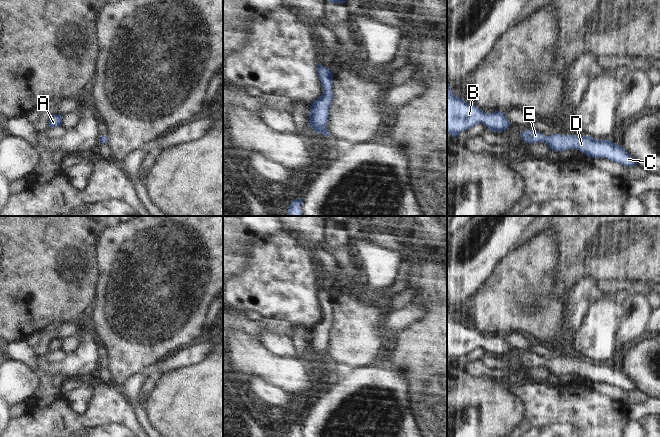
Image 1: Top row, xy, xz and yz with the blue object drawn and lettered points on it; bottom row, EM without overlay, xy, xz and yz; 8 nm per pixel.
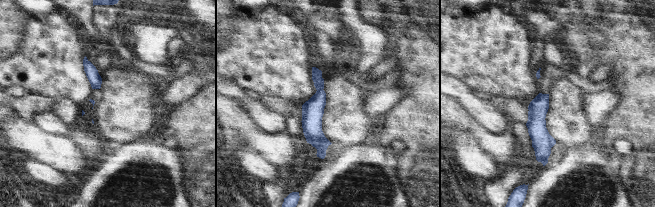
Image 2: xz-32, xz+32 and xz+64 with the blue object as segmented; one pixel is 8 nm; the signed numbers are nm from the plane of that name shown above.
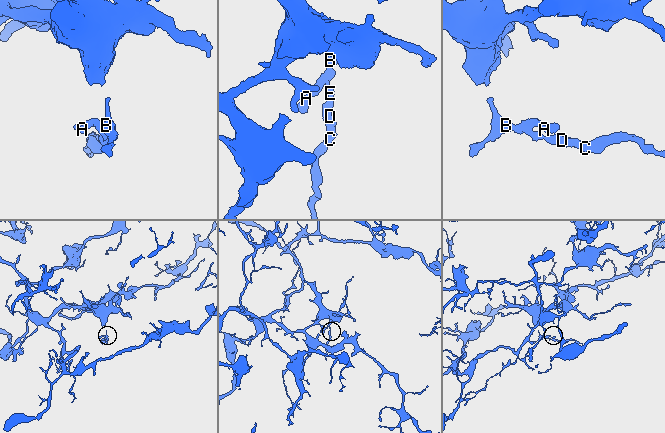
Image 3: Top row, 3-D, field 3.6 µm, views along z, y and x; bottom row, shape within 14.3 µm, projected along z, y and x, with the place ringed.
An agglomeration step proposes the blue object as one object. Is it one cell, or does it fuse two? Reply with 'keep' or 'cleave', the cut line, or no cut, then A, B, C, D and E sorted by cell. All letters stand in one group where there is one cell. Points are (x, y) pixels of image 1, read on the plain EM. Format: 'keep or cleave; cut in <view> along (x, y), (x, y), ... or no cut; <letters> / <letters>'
keep; no cut; A B C D E

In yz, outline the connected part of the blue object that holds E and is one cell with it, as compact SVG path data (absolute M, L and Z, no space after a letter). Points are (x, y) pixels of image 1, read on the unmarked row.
M536 354L521 357L524 367L545 366L551 374L565 375L576 373L589 382L606 382L626 391L636 389L634 382L620 369L611 364L596 364L590 360L560 359L545 360Z

